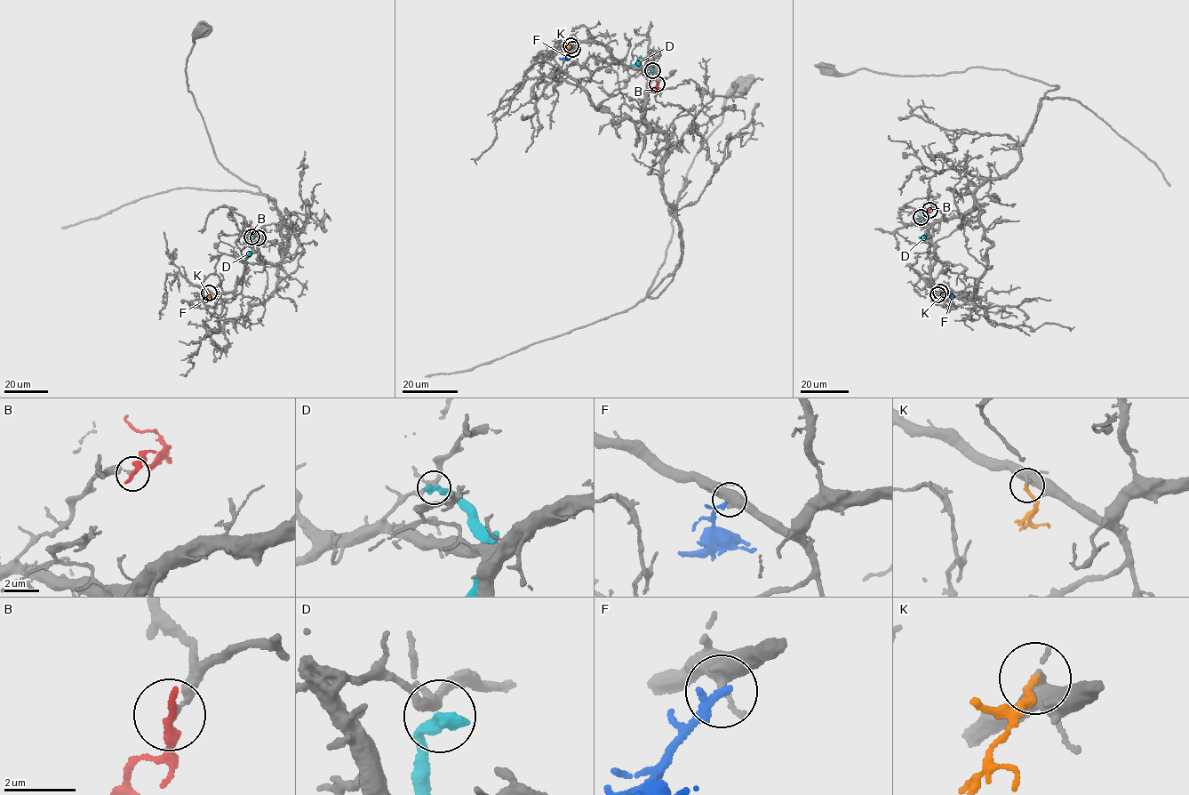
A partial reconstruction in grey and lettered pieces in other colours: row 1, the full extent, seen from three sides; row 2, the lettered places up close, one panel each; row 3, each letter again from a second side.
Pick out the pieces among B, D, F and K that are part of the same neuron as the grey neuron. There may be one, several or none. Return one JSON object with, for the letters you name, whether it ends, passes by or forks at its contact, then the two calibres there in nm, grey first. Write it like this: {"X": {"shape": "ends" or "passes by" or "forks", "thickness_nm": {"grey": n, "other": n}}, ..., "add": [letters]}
{"K": {"shape": "ends", "thickness_nm": {"grey": 190, "other": 190}}, "add": ["K"]}

